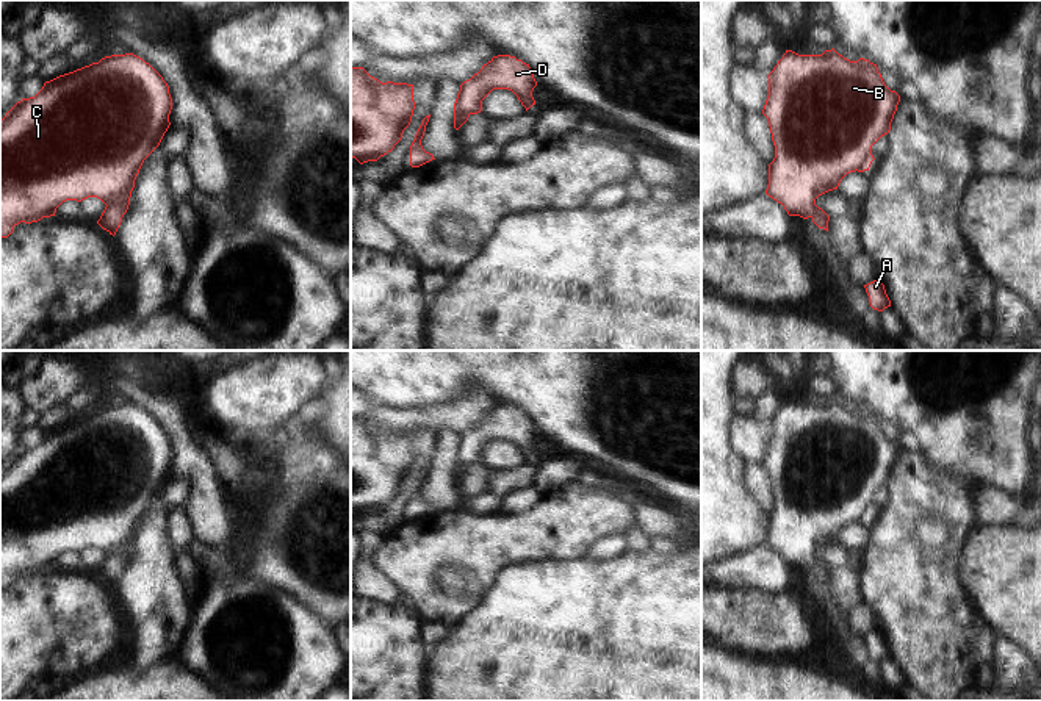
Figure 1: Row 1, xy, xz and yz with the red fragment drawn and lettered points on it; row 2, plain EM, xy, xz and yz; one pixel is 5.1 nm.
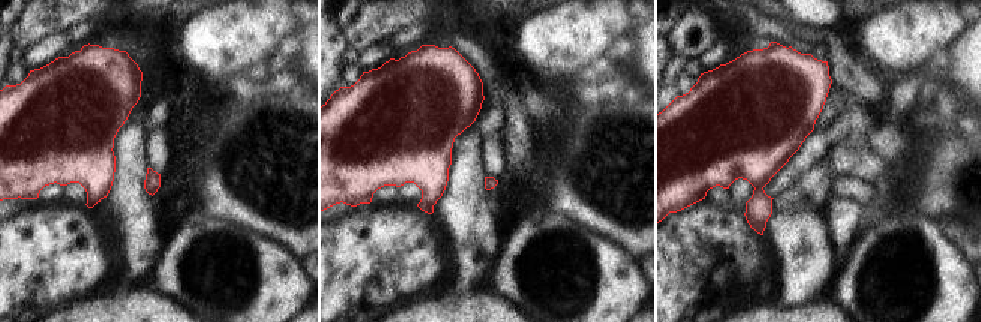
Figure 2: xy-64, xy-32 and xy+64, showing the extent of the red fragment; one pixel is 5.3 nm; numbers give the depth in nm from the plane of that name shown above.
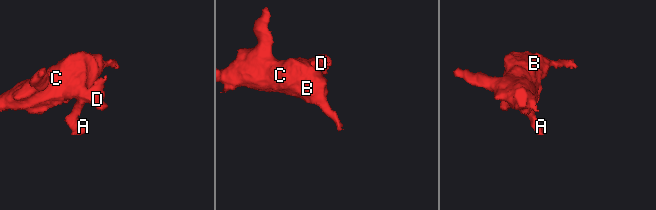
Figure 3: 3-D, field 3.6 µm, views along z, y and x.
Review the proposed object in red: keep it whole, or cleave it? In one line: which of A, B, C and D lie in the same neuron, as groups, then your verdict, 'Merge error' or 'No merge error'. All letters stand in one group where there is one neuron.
Groups: A B C D. No merge error.

